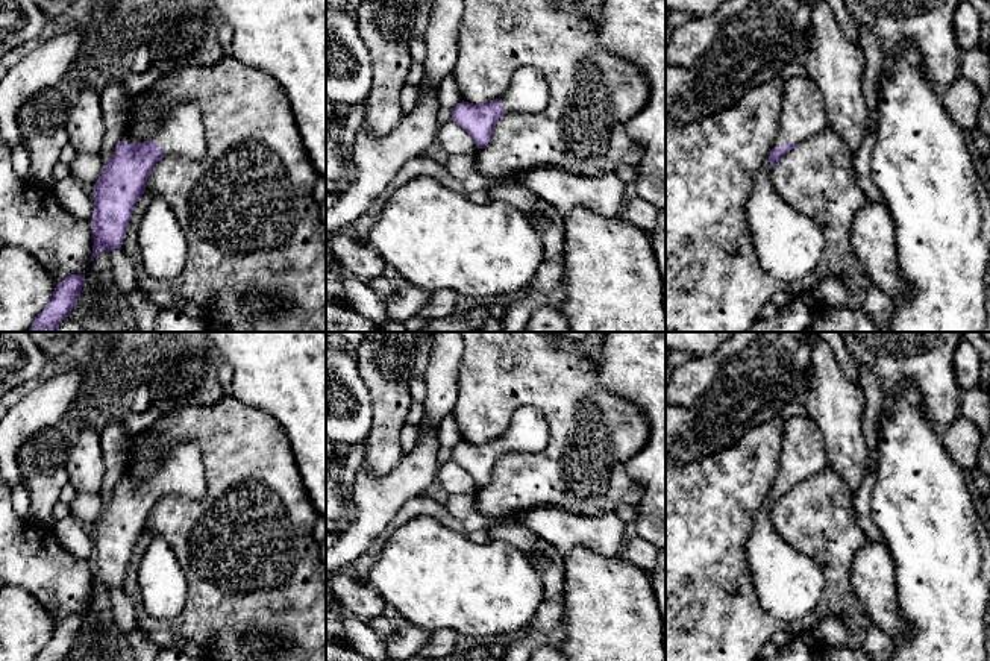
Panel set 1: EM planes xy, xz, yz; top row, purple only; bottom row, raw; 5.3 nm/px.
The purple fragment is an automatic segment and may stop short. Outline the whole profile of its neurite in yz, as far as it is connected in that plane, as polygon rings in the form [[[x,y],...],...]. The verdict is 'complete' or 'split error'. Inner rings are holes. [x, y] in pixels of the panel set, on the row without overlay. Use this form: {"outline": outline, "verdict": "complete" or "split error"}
{"outline": [[[808,415],[788,418],[782,429],[778,475],[746,544],[757,596],[769,616],[802,619],[820,599],[825,584],[822,567],[782,541],[773,525],[772,506],[826,465],[823,438],[814,421]]], "verdict": "split error"}

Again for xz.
{"outline": [[[523,406],[512,414],[506,432],[490,443],[473,444],[461,441],[452,449],[452,459],[461,465],[478,488],[485,487],[505,453],[540,452],[547,446],[549,428],[544,415],[535,406]]], "verdict": "split error"}

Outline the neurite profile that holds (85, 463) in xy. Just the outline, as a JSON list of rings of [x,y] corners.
[[[85,428],[71,444],[68,459],[68,482],[77,493],[99,493],[105,476],[102,435]]]

